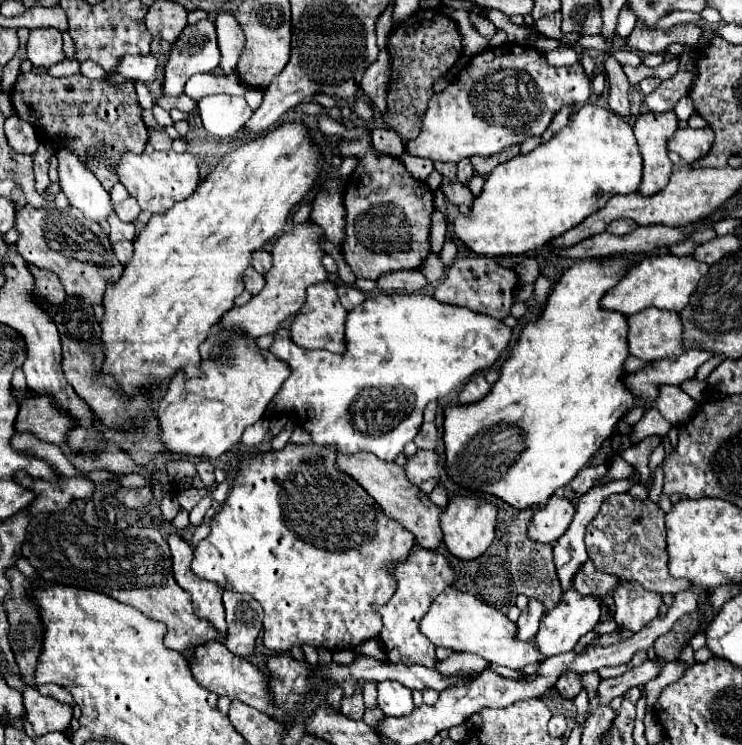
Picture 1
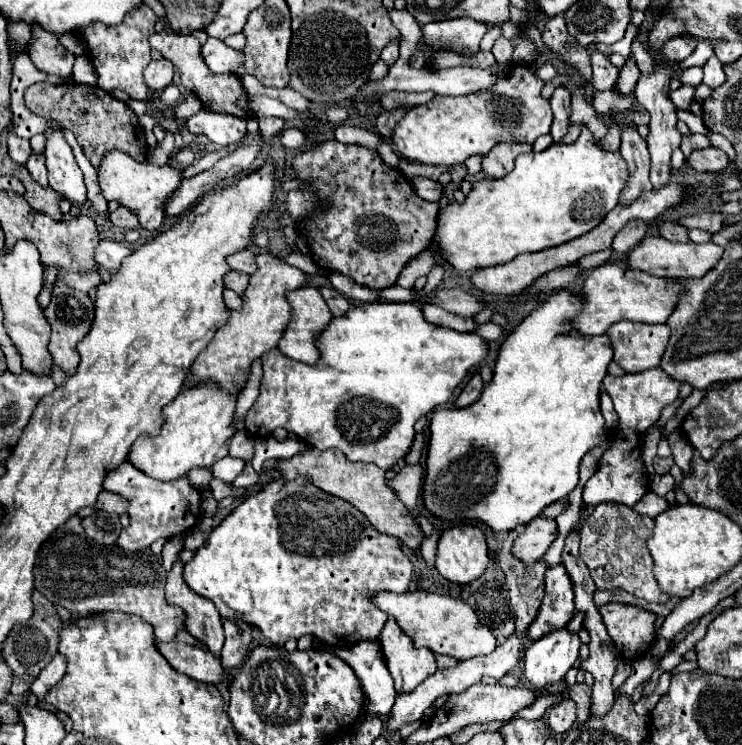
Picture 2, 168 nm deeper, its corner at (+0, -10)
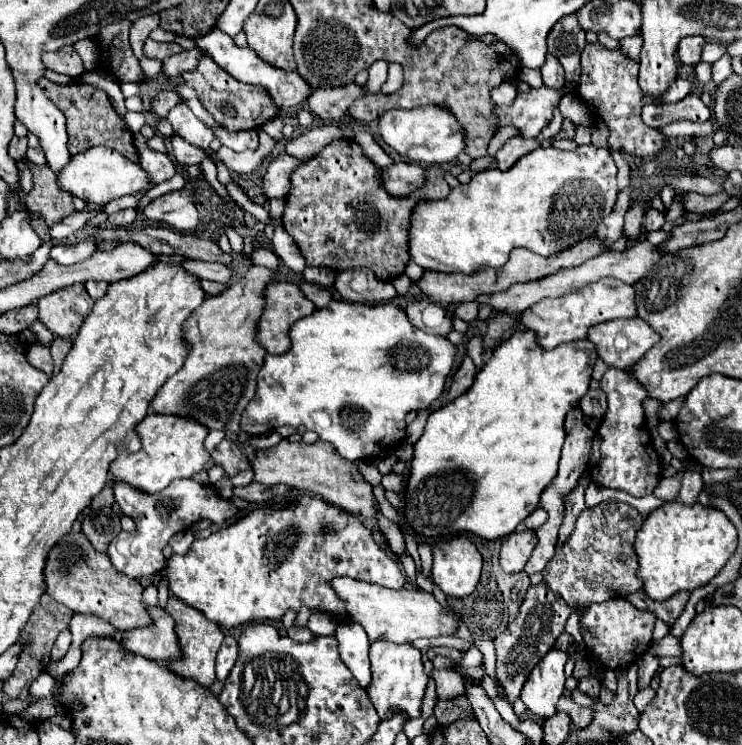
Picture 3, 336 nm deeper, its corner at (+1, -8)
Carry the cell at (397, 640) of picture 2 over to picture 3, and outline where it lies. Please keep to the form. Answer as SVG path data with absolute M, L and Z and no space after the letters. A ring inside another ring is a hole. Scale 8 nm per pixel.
M378 640L370 648L370 664L372 664L372 682L366 688L370 702L374 704L378 716L382 720L402 714L406 720L422 716L422 698L428 684L428 674L422 664L422 654L412 644L392 644L386 640Z

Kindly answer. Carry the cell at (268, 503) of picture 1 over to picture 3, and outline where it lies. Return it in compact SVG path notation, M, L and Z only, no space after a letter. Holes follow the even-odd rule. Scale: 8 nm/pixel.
M302 496L302 500L296 500L284 510L268 510L262 506L242 520L212 532L208 538L196 538L184 556L172 554L166 560L162 576L168 580L172 596L200 610L222 628L234 628L254 620L280 620L288 608L300 610L302 606L344 616L344 606L330 588L330 580L336 576L348 576L386 588L402 588L406 582L400 564L374 542L370 528L356 516L314 496Z

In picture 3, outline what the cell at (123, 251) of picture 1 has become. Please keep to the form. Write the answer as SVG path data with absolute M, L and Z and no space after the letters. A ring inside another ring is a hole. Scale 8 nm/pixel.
M78 240L78 242L60 242L50 250L50 258L62 266L86 260L90 254L96 252L96 242L92 240Z

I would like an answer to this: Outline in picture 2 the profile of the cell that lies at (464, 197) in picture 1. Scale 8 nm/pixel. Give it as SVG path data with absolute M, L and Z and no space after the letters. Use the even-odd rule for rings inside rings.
M411 178L411 184L423 200L439 202L443 198L443 186L439 182L433 182L429 178Z

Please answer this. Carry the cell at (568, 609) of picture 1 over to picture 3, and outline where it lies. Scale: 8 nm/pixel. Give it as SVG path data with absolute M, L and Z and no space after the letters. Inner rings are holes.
M550 650L546 658L530 672L524 688L522 702L538 720L546 720L556 714L556 702L564 692L564 664L568 660L566 652Z

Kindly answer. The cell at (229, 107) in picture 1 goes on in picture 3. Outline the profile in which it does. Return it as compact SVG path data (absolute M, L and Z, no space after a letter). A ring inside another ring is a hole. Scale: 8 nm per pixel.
M176 104L170 114L166 116L166 120L172 124L174 134L178 134L184 142L198 146L202 150L208 150L210 142L214 140L212 130L208 130L186 104Z

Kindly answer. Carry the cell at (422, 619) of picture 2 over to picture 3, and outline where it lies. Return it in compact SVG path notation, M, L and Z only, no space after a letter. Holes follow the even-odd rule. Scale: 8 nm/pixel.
M334 578L332 588L346 606L346 620L364 626L370 642L390 640L396 644L406 644L418 638L436 638L456 632L456 624L458 624L456 614L452 610L444 610L438 604L438 600L424 590L418 588L392 590L354 578Z

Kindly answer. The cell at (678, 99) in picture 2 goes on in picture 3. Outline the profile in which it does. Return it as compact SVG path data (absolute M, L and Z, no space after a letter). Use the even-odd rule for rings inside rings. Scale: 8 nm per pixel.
M700 62L696 66L696 80L698 80L698 84L710 82L710 76L712 76L712 64L710 62Z

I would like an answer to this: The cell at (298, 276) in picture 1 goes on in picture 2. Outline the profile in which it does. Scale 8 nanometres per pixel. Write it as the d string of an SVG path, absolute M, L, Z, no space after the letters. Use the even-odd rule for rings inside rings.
M263 252L257 254L257 272L251 276L249 288L243 296L243 308L239 312L231 310L231 316L223 328L219 328L207 348L197 356L191 366L191 376L187 384L201 382L207 378L217 380L223 388L235 392L235 388L243 388L249 378L251 362L281 340L283 328L291 320L291 304L287 304L287 292L295 288L303 288L307 284L307 274L295 266L289 266L281 256Z

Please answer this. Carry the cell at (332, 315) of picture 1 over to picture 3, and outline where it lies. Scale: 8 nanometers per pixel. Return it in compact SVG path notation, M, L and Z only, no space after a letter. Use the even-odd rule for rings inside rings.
M272 282L264 290L264 312L258 322L258 342L270 354L284 354L290 350L288 328L314 312L314 304L290 282Z

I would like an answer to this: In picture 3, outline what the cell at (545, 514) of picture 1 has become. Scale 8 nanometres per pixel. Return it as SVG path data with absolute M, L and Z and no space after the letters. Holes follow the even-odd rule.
M522 530L522 532L512 532L500 550L500 566L506 574L516 574L522 572L524 564L528 562L538 538L536 532L532 530Z

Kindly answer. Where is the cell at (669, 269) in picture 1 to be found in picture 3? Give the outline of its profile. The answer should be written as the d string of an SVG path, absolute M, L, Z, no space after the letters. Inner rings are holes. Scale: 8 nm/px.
M600 278L598 282L588 284L582 290L576 290L560 298L546 298L536 306L526 308L520 314L520 324L524 326L524 330L536 334L536 342L542 350L552 350L566 342L584 340L590 326L616 320L616 318L634 318L634 316L636 316L634 288L614 278Z

